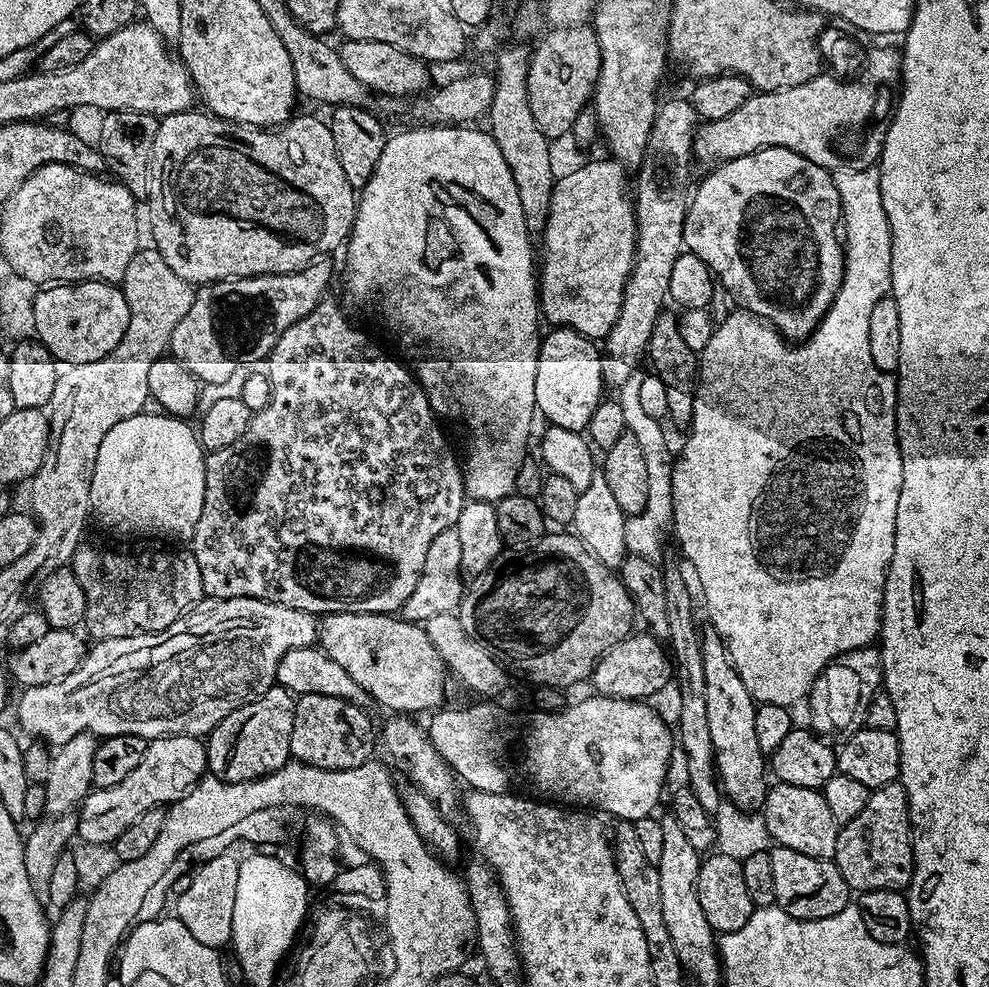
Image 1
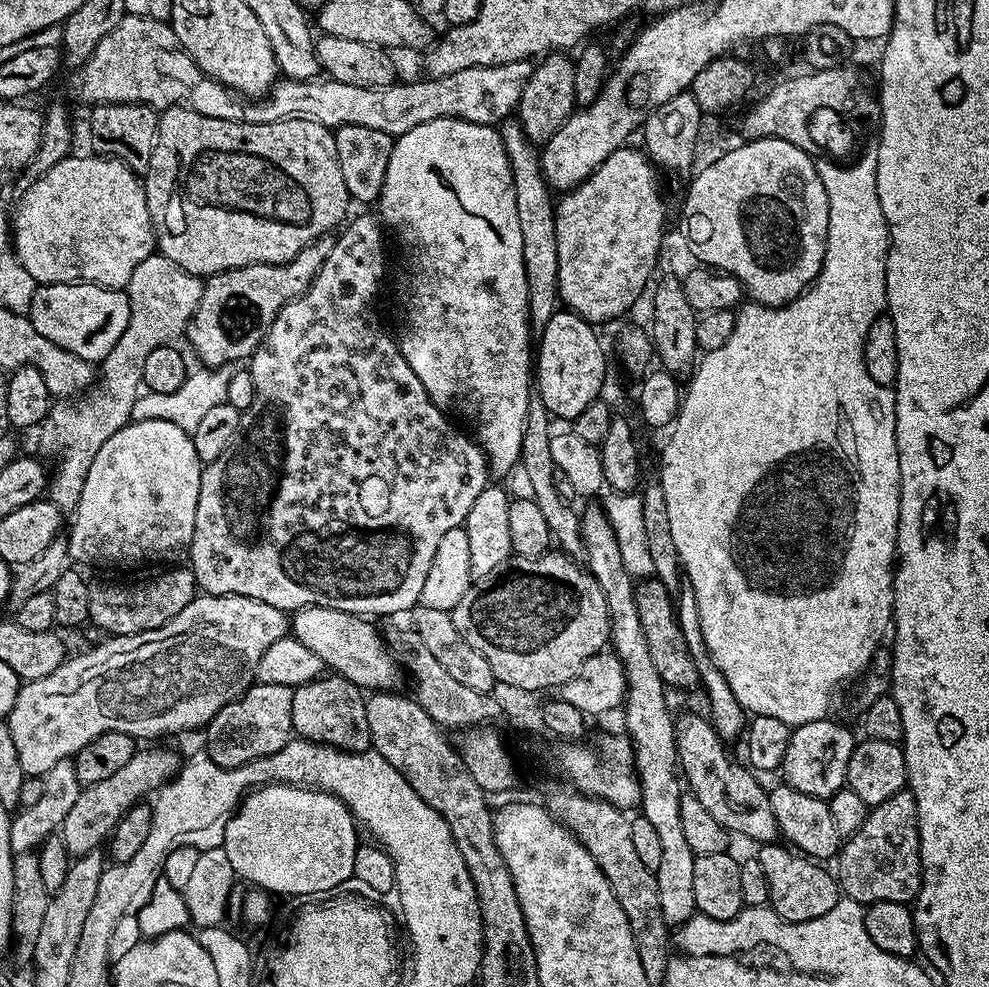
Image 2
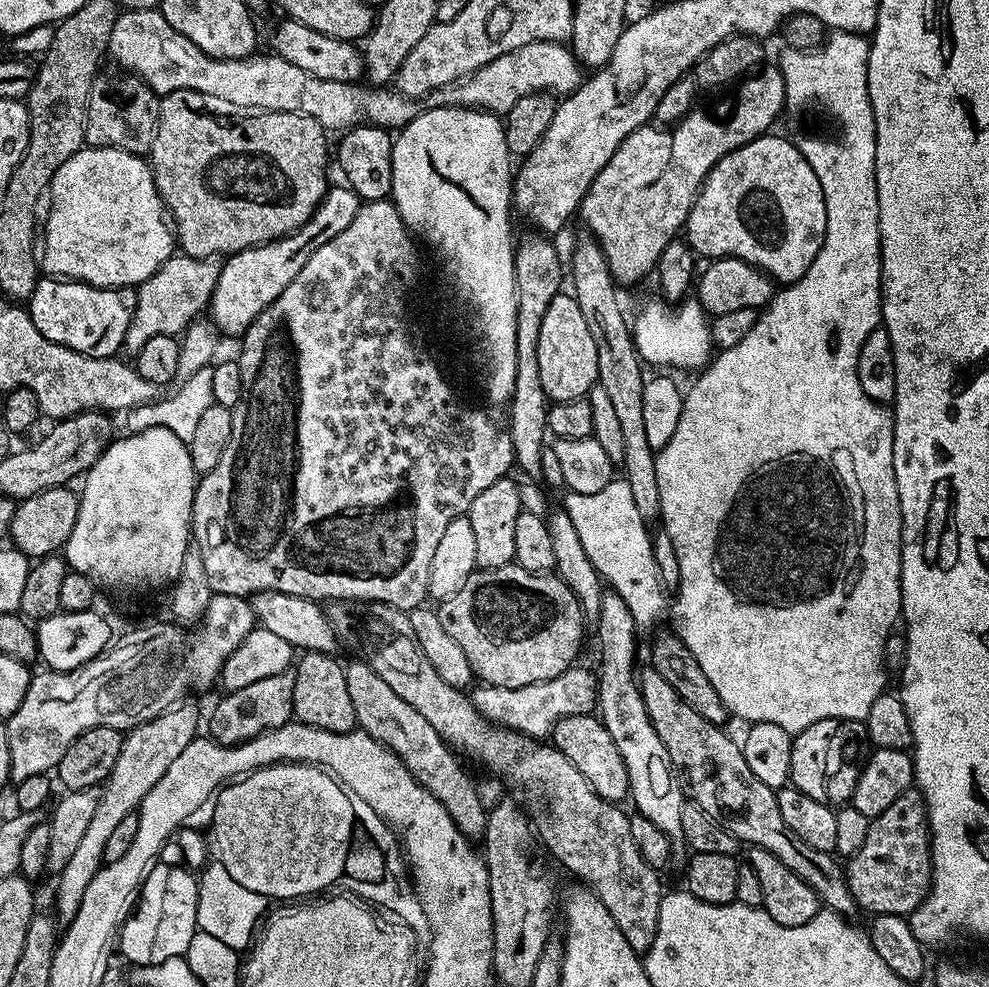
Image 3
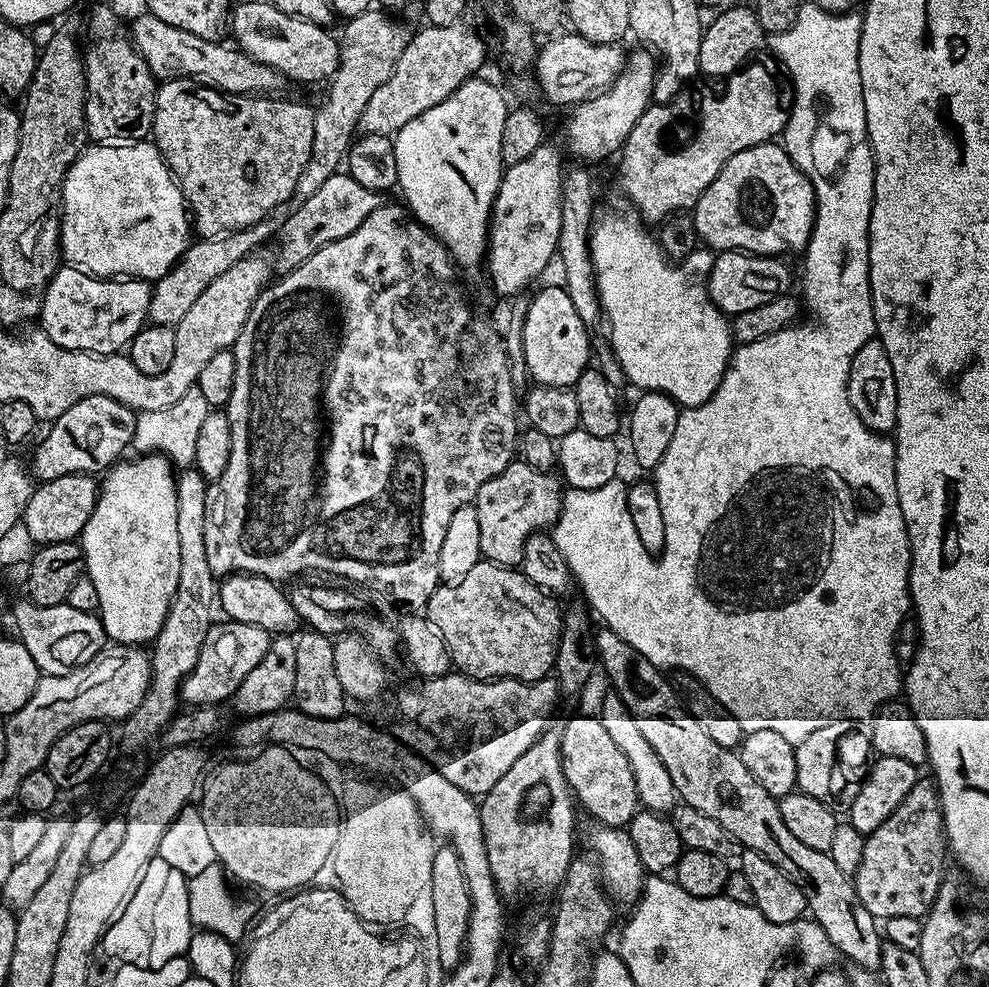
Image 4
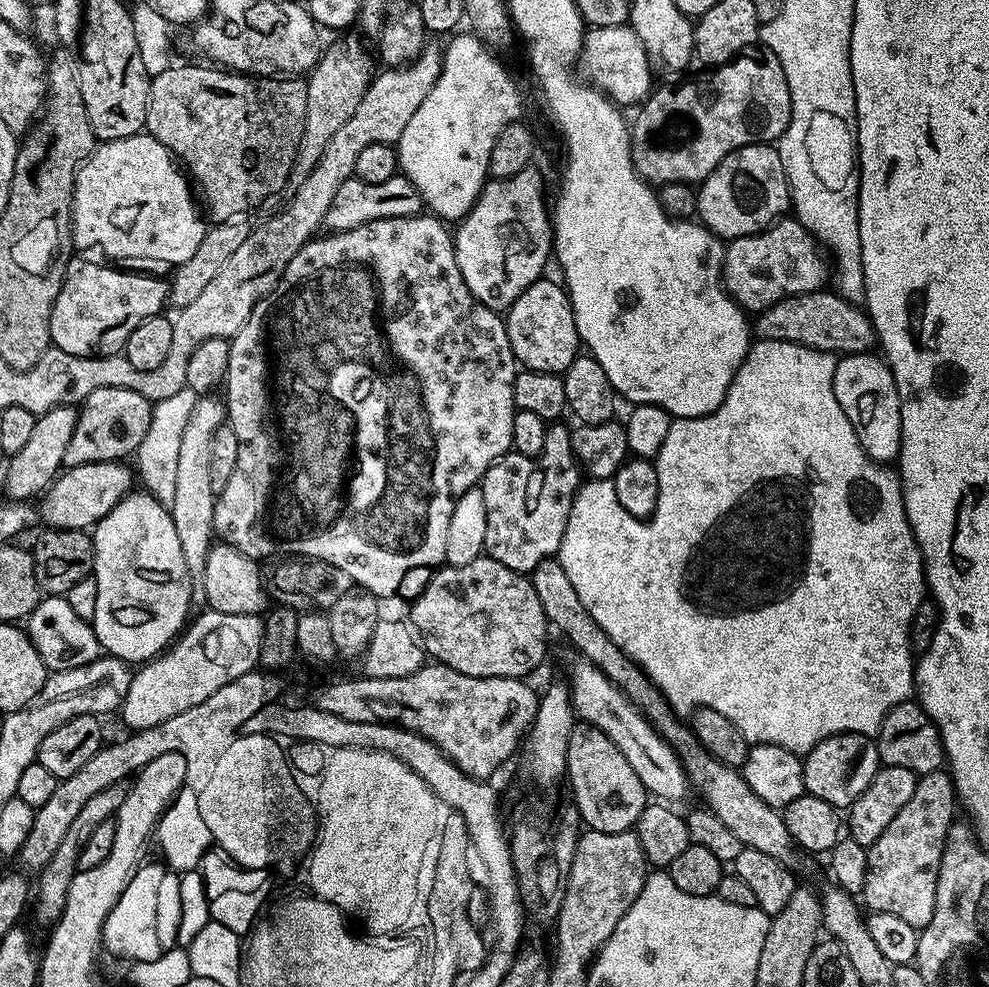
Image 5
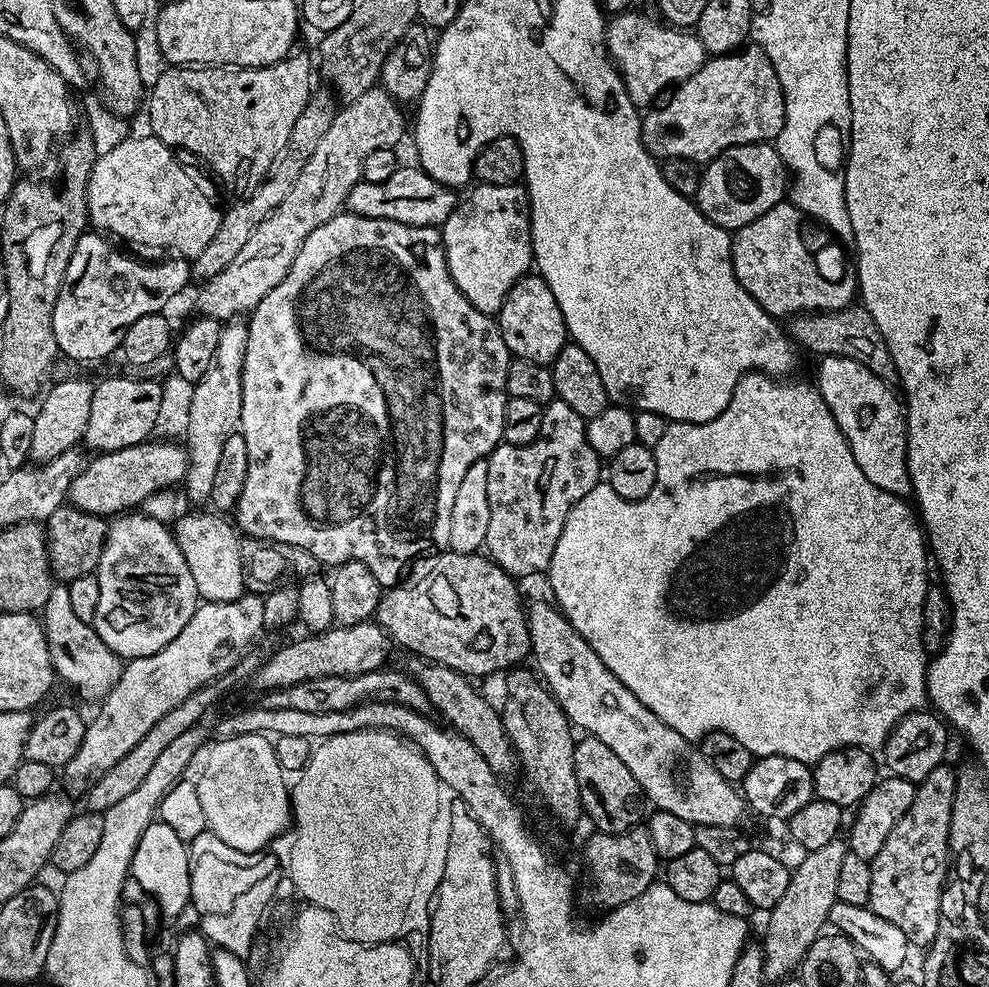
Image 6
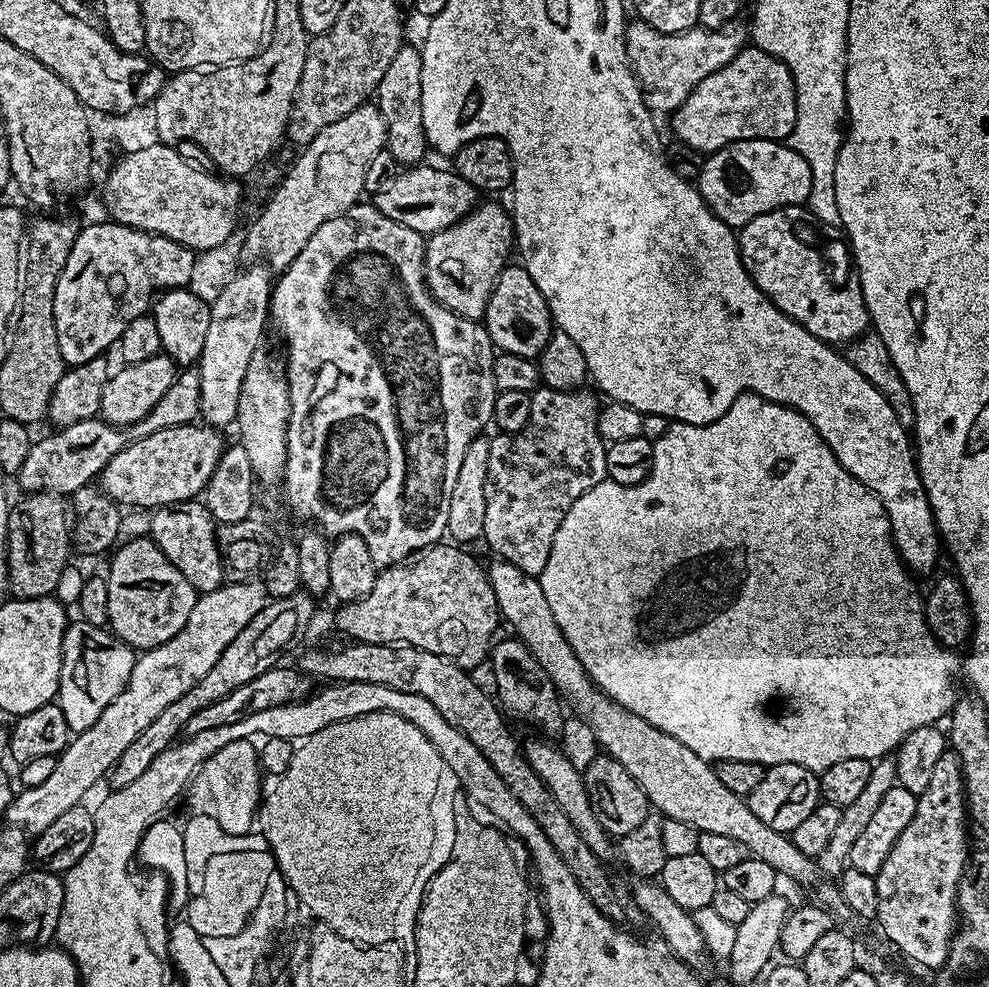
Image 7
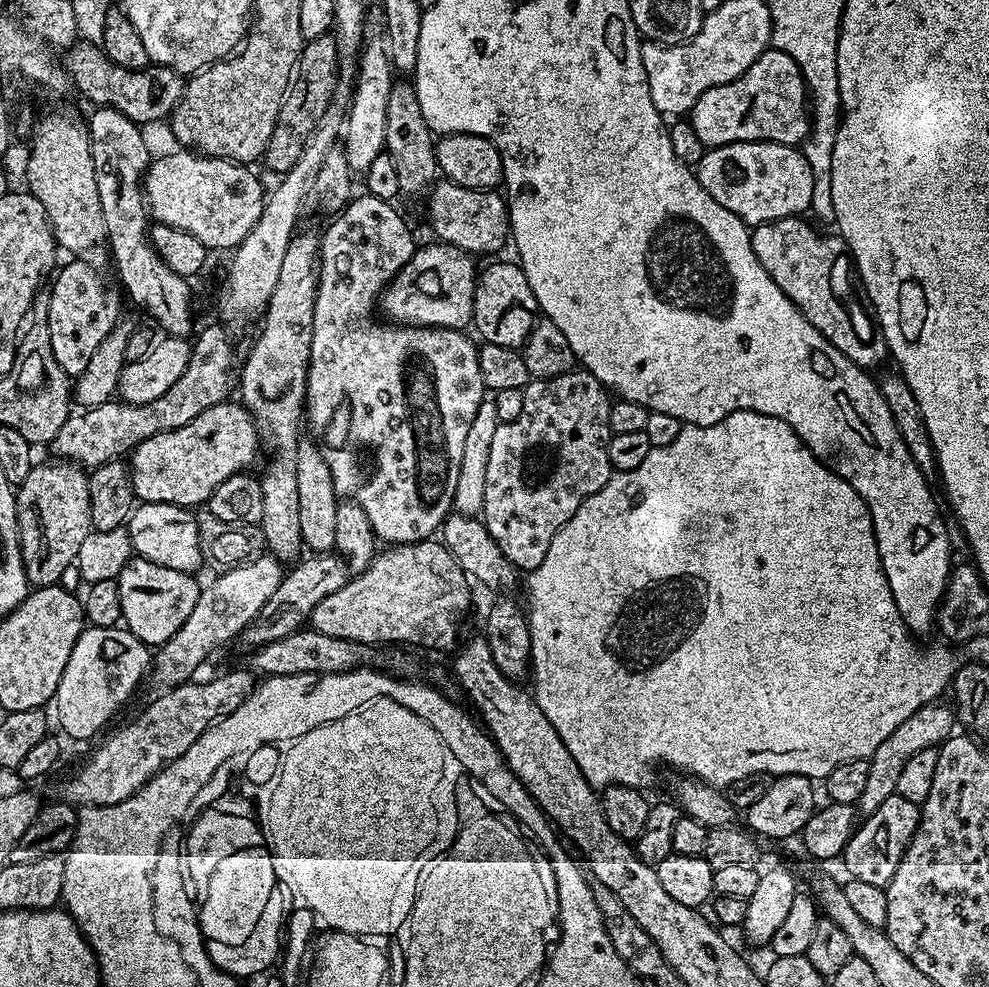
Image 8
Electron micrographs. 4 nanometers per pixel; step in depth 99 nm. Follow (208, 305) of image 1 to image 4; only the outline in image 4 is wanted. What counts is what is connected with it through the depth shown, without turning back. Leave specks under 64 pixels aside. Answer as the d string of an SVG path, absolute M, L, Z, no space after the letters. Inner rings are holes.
M347 171L335 172L326 182L322 182L315 194L310 194L306 202L295 205L284 217L284 224L278 233L280 249L276 252L274 268L277 273L293 272L298 265L306 262L310 254L322 250L330 242L338 238L346 238L346 234L354 234L374 210L378 210L382 203L381 193L374 190L366 190L366 186L361 186L354 182L354 178L348 175Z

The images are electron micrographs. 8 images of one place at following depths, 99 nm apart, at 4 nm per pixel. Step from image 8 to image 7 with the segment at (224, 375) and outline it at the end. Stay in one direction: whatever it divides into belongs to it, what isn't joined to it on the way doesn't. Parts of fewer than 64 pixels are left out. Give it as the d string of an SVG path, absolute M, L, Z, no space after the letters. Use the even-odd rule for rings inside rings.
M184 370L162 394L158 406L146 414L138 422L127 428L118 428L115 424L107 424L102 418L93 418L74 422L65 428L56 428L53 436L37 439L30 446L30 454L26 454L26 462L18 474L21 493L50 492L61 498L71 497L74 490L93 483L100 472L123 448L133 440L150 438L150 434L158 434L158 430L170 430L174 426L191 424L200 416L200 374L196 370Z

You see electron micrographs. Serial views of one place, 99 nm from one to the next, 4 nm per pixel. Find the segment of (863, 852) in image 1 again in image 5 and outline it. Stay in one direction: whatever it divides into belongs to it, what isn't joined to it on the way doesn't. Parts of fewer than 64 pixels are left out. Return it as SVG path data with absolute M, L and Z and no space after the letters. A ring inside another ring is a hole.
M939 768L930 774L919 777L914 786L914 795L906 801L906 806L898 810L890 826L878 834L878 842L868 847L868 865L866 866L866 886L862 893L862 900L871 911L880 912L885 918L901 920L911 928L926 927L934 914L934 898L938 886L938 866L942 862L942 850L946 842L949 826L954 823L952 807L957 807L958 797L956 786L952 783L952 773Z

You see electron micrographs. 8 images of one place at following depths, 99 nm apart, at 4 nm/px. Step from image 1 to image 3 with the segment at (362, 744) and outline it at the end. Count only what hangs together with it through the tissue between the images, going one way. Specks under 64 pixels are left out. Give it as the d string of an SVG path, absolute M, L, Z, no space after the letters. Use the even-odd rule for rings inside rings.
M304 652L294 664L294 698L292 715L303 724L331 732L350 732L357 727L354 702L346 691L344 664L327 652Z

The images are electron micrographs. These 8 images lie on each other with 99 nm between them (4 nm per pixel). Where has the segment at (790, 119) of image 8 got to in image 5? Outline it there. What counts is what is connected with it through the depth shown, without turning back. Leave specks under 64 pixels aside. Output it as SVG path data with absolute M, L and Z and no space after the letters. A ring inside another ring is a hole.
M753 46L745 48L740 55L704 70L701 76L680 84L677 88L660 88L644 101L640 112L630 124L632 137L632 164L643 180L653 186L682 182L699 185L722 162L744 144L767 144L779 141L792 117L790 86L778 62L778 54L769 48Z

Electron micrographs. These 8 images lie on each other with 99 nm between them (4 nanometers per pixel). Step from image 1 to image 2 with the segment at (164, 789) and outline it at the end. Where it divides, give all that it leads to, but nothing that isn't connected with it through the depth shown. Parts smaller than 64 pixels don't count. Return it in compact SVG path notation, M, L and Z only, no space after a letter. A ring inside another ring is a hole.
M141 747L134 754L134 758L130 758L130 762L126 762L126 766L122 766L122 770L118 770L111 778L87 785L81 791L78 802L74 802L70 814L66 814L62 825L62 839L66 851L73 857L97 851L116 825L123 820L124 815L136 804L148 798L148 795L151 797L159 793L181 767L182 756L178 753L171 752L168 748Z

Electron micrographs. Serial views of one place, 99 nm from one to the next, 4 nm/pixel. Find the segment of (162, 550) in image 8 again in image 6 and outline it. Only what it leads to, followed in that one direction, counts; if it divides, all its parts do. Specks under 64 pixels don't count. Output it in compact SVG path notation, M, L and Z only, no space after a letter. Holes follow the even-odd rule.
M208 512L181 515L175 521L174 535L190 566L190 574L194 574L194 586L198 586L200 600L209 604L234 602L246 592L246 556L242 548L240 552L240 544L236 541L237 529L229 521L228 525L223 515Z

